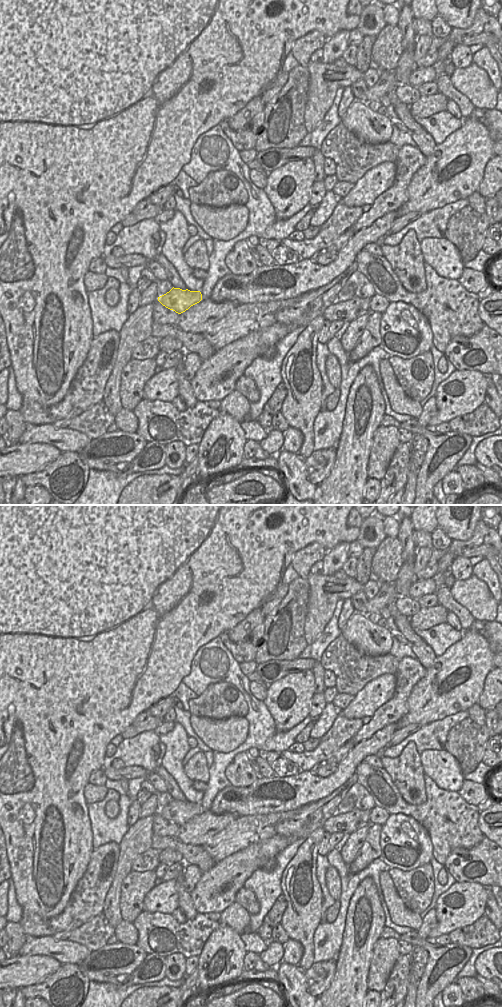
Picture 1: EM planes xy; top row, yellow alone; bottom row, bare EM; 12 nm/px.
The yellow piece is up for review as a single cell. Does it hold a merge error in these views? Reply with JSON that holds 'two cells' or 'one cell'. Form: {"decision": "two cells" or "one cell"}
{"decision": "one cell"}

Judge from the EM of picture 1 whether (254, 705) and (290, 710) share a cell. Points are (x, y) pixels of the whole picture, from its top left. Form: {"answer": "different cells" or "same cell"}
{"answer": "different cells"}

